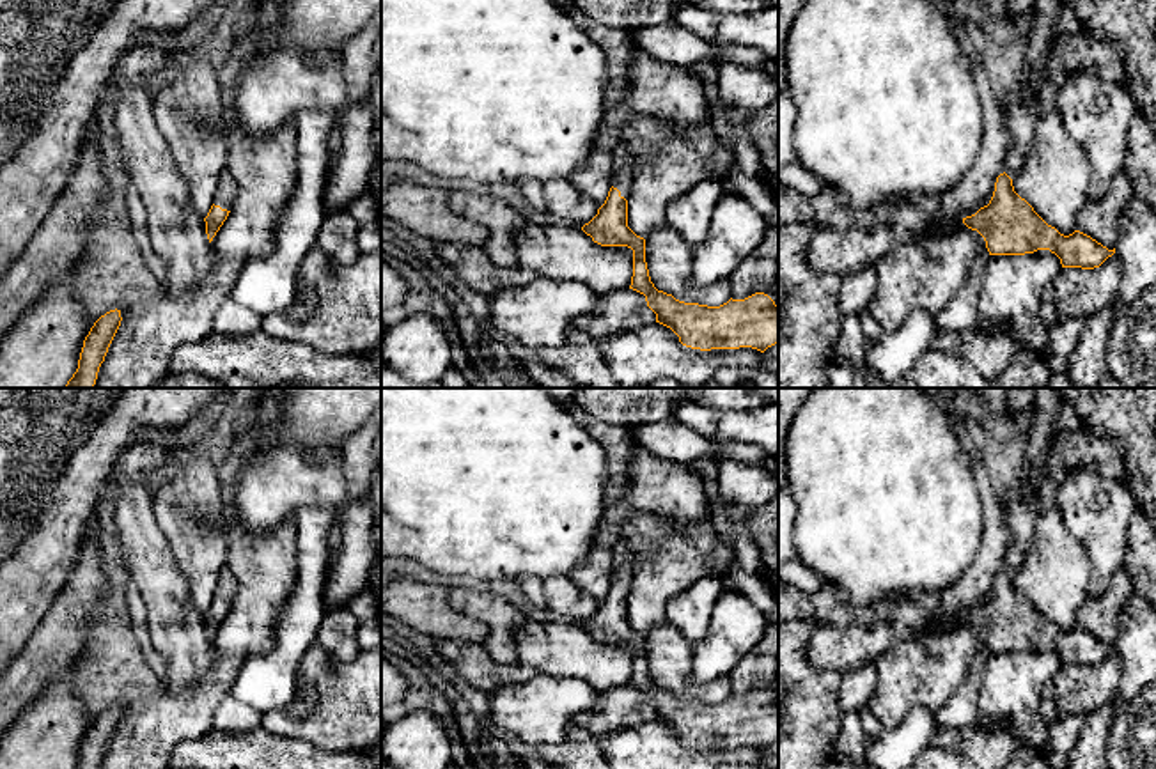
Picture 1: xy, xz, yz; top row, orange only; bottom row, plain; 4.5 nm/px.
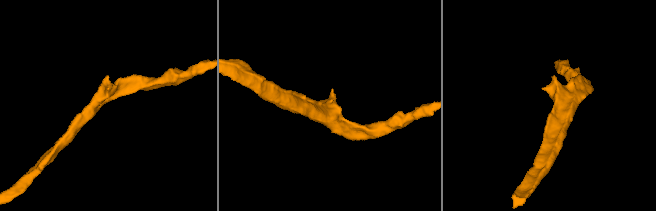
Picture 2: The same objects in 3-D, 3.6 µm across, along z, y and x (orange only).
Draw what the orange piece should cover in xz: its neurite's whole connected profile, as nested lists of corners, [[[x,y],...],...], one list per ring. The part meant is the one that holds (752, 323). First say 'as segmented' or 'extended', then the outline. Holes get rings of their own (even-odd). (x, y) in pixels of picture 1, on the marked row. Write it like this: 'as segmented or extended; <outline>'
extended; [[[621,142],[612,144],[613,186],[598,214],[582,230],[601,246],[628,246],[633,250],[633,276],[629,289],[645,296],[656,322],[670,328],[679,342],[691,349],[752,347],[764,353],[778,344],[778,307],[764,294],[729,299],[720,307],[684,303],[658,291],[645,262],[645,239],[628,227],[628,195],[633,167]]]

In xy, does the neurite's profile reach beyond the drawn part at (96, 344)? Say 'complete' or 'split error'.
complete

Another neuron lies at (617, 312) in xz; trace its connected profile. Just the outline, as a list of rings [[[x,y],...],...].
[[[633,289],[598,294],[596,308],[574,321],[574,328],[594,340],[651,324],[656,324],[656,314],[647,307],[645,296]]]

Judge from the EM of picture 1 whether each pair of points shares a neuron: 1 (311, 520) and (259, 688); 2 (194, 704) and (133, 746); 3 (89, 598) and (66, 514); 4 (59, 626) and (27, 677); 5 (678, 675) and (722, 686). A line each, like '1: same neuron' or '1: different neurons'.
1: same neuron
2: same neuron
3: different neurons
4: same neuron
5: same neuron

